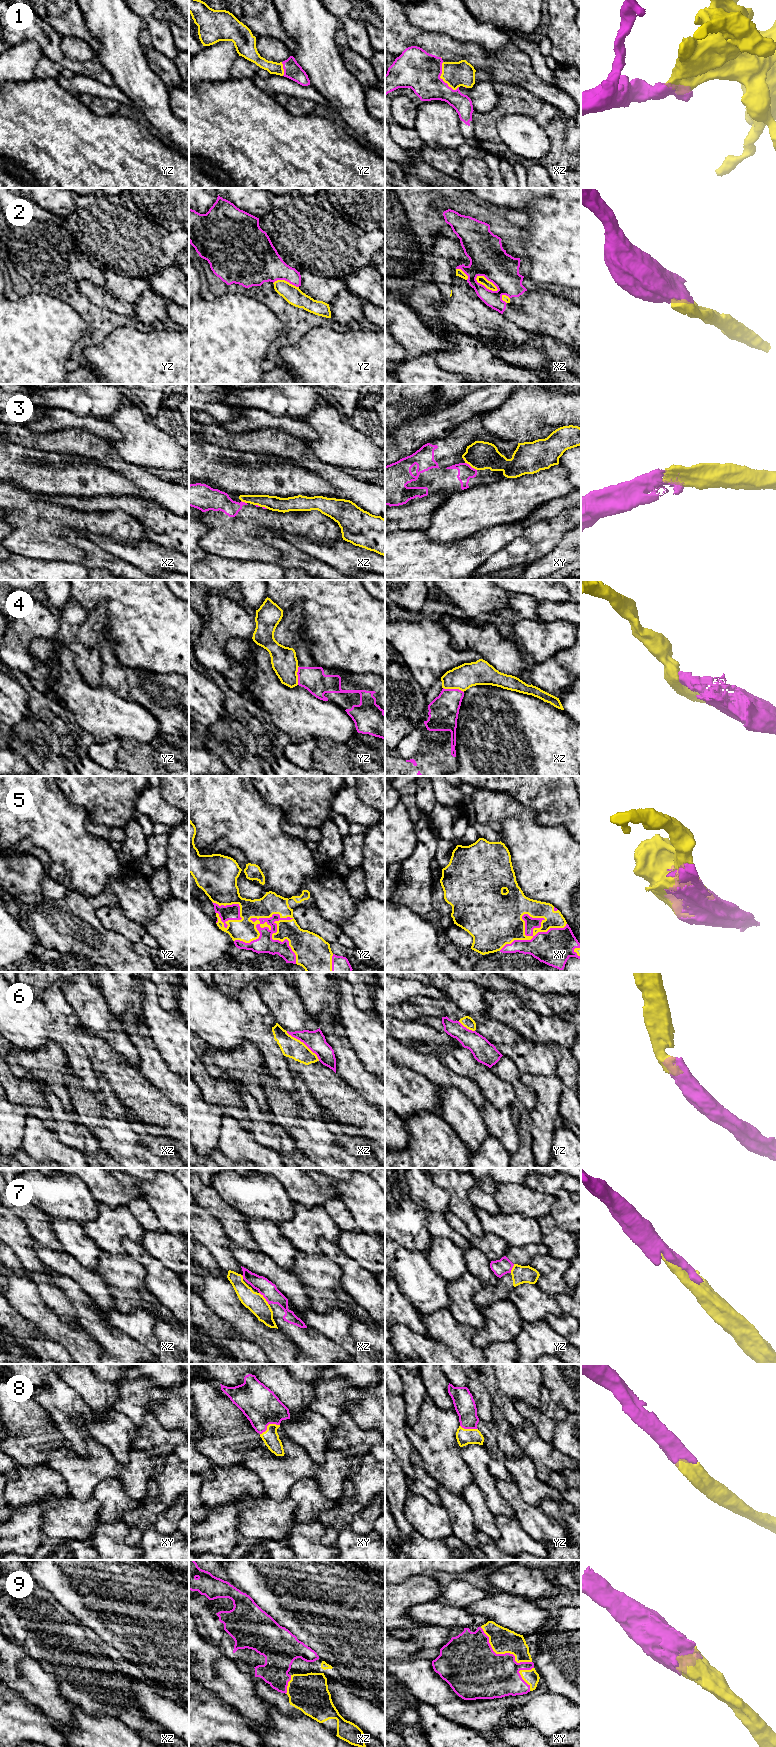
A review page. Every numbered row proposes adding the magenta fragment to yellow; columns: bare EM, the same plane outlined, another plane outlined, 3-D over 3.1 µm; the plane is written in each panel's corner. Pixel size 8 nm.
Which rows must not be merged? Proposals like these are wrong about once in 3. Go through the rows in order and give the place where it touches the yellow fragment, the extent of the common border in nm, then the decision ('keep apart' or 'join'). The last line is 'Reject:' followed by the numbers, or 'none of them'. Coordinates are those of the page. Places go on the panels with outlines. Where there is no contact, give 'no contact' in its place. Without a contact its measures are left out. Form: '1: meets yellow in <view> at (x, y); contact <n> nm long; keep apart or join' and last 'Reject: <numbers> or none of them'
1: meets yellow in xz at (440, 77); contact 260 nm long; join
2: meets yellow in xz at (486, 279); contact 220 nm long; keep apart
3: meets yellow in xy at (471, 466); contact 120 nm long; keep apart
4: meets yellow in xz at (453, 688); contact 170 nm long; keep apart
5: meets yellow in yz at (279, 914); contact 550 nm long; join
6: meets yellow in xz at (303, 1043); contact 360 nm long; keep apart
7: meets yellow in xz at (264, 1298); contact 130 nm long; keep apart
8: meets yellow in xy at (268, 1425); contact 180 nm long; join
9: meets yellow in xy at (502, 1653); contact 500 nm long; join
Reject: 2, 3, 4, 6, 7

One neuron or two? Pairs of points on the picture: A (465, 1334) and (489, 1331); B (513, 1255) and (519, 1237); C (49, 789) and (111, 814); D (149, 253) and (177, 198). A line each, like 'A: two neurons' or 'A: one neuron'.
A: two neurons
B: two neurons
C: two neurons
D: two neurons

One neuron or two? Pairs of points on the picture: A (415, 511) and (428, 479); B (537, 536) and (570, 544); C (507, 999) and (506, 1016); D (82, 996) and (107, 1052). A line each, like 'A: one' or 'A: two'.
A: two
B: two
C: one
D: two

